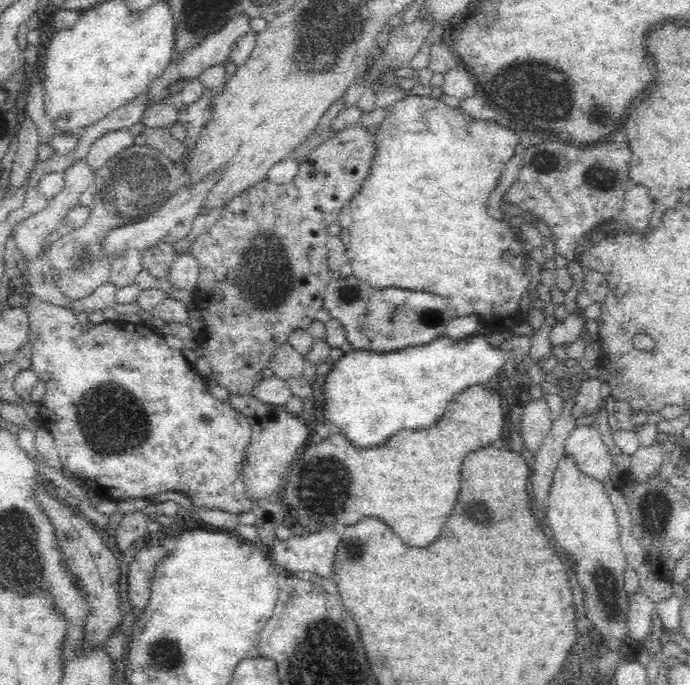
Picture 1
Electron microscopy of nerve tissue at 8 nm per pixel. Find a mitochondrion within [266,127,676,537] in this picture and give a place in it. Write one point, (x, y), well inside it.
(325, 491)

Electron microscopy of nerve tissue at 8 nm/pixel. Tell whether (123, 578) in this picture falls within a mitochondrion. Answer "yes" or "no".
no

